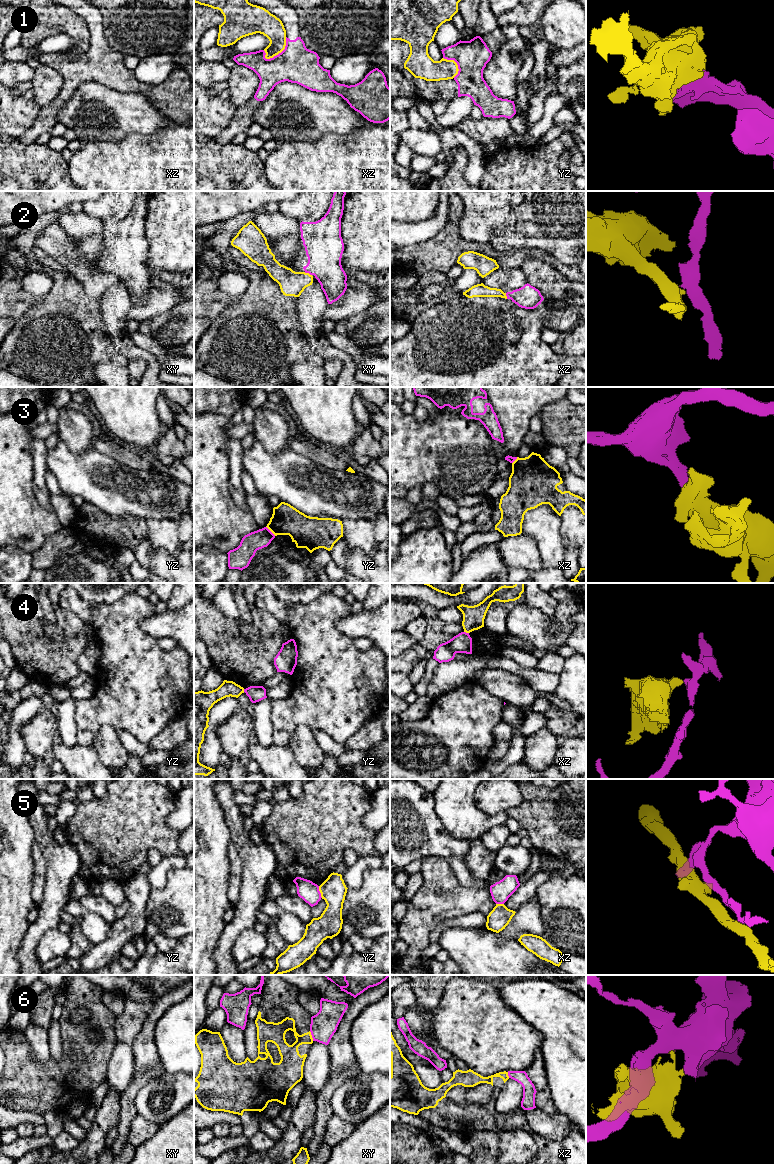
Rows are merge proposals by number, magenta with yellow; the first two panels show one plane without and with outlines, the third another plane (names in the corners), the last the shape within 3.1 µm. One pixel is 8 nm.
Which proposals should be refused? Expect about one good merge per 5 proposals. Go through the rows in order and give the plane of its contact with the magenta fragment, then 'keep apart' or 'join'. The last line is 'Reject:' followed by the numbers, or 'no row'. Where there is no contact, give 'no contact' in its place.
1: xz | keep apart
2: xy | keep apart
3: yz | keep apart
4: xz | keep apart
5: yz | keep apart
6: xy | keep apart
Reject: 1, 2, 3, 4, 5, 6

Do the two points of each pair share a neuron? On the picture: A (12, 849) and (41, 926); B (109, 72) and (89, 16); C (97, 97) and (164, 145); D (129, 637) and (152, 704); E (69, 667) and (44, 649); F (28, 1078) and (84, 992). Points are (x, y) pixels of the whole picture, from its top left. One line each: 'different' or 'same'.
A: different
B: same
C: different
D: same
E: same
F: same

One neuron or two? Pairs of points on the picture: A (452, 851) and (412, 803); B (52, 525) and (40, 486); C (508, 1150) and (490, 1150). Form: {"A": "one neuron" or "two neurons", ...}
{"A": "one neuron", "B": "two neurons", "C": "two neurons"}

